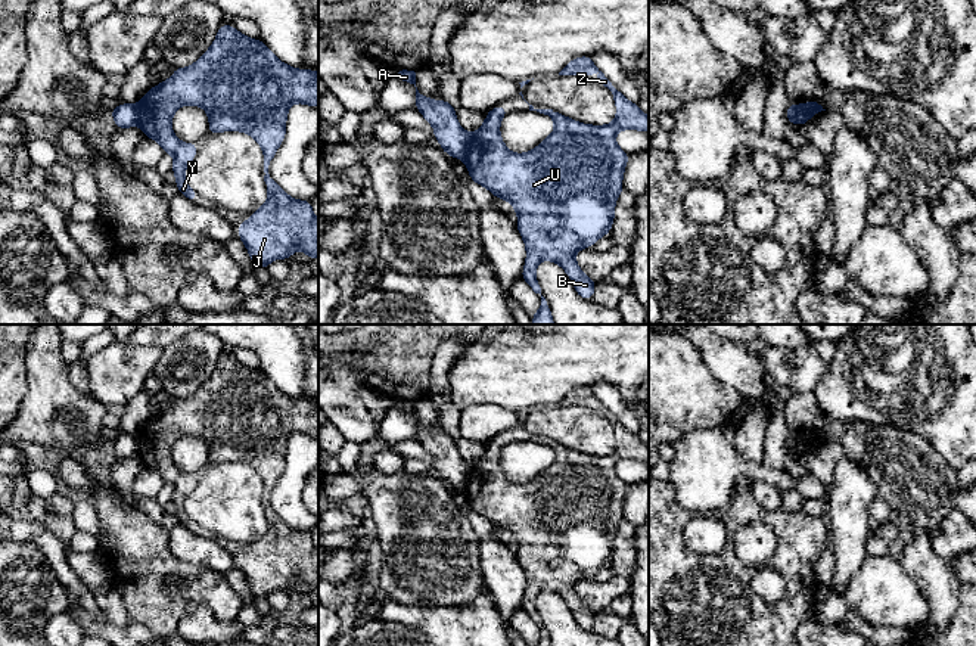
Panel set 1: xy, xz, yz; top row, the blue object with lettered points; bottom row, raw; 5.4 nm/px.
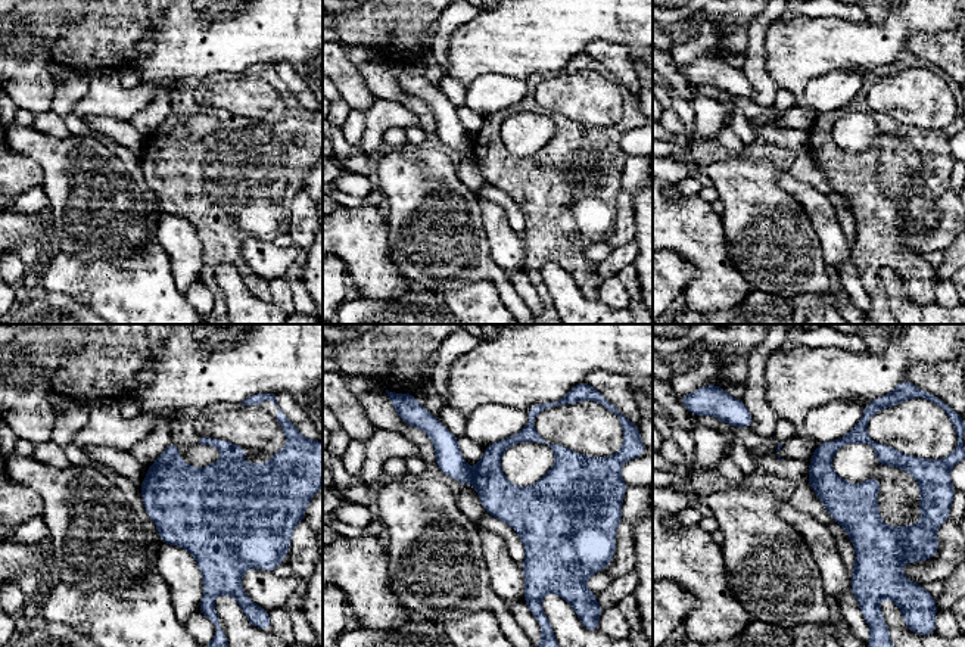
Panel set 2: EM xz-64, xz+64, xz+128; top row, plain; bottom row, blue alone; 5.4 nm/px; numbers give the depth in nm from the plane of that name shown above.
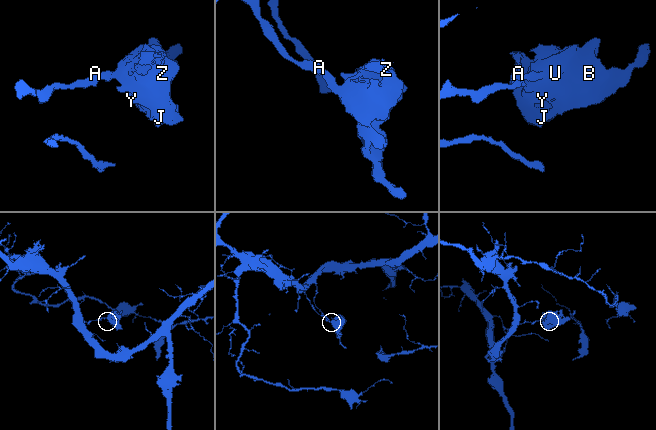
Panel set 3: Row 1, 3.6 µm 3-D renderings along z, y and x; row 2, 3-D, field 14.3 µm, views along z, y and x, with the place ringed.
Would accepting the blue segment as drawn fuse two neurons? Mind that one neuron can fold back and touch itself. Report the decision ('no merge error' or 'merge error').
merge error

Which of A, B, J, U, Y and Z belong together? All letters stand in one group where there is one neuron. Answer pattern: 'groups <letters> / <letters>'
groups A / B J U Y Z

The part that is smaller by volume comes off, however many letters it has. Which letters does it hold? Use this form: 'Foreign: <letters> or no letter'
Foreign: B, J, U, Y, Z

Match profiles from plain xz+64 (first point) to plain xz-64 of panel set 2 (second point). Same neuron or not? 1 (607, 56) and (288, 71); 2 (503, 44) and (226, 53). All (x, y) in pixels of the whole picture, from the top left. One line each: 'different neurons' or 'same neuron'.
1: same neuron
2: same neuron

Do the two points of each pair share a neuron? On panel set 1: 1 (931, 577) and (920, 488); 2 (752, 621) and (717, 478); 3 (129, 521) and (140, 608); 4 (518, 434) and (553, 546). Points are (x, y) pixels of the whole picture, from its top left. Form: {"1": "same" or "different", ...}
{"1": "same", "2": "different", "3": "same", "4": "same"}

